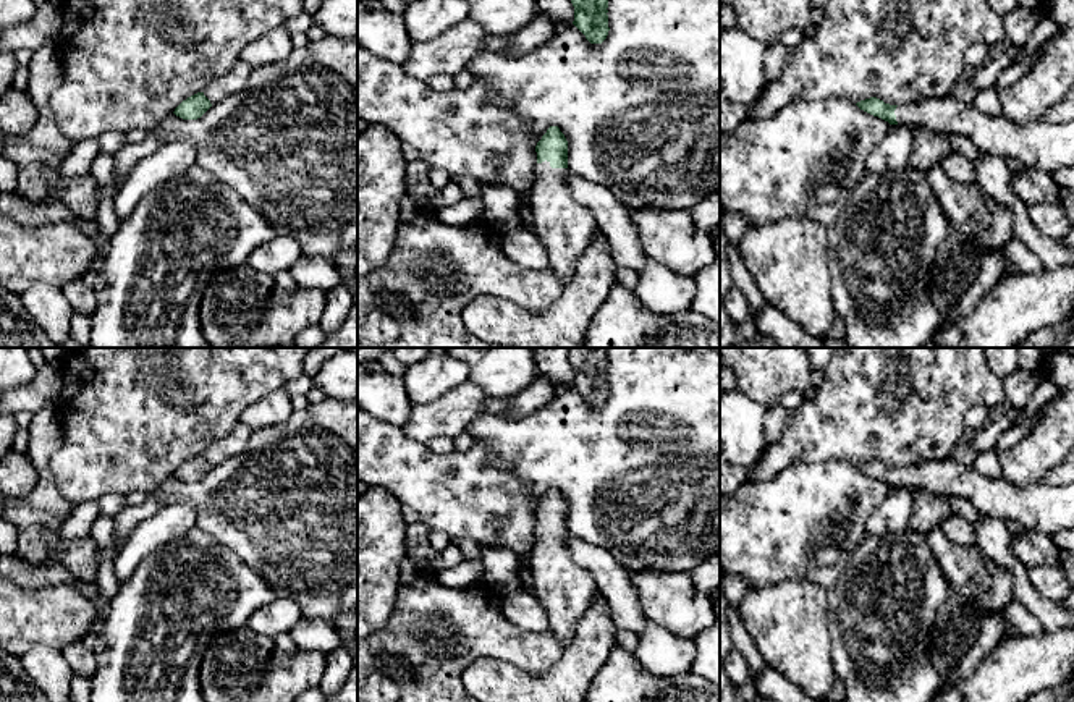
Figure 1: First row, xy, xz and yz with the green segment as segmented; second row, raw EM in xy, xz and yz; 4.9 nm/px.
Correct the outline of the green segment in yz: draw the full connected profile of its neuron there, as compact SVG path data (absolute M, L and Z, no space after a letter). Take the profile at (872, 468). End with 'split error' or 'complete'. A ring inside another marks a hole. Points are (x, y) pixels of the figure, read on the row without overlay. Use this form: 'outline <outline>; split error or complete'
outline M951 456L907 467L890 467L870 459L856 467L890 487L967 498L979 513L1014 522L1027 532L1055 535L1061 529L1074 529L1074 482L1061 487L1043 482L1014 487L1003 476L987 477Z; split error

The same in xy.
outline M239 422L226 437L207 446L202 455L183 463L173 476L183 482L201 480L215 464L243 453L251 435L252 430Z; split error

